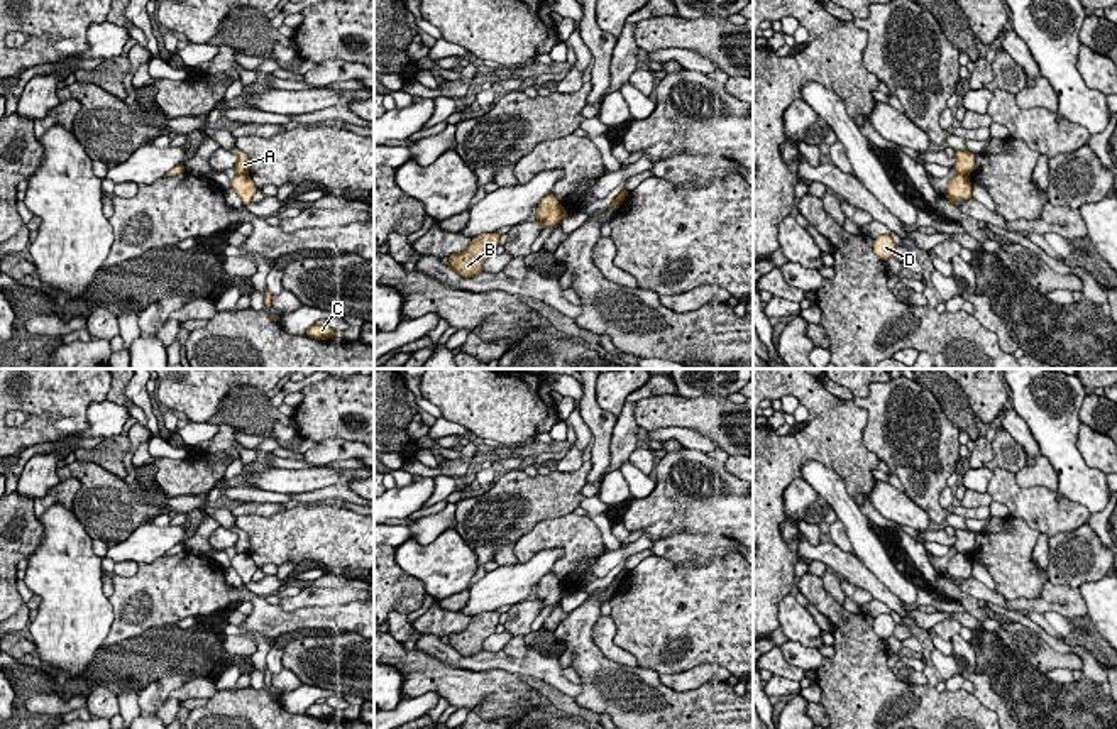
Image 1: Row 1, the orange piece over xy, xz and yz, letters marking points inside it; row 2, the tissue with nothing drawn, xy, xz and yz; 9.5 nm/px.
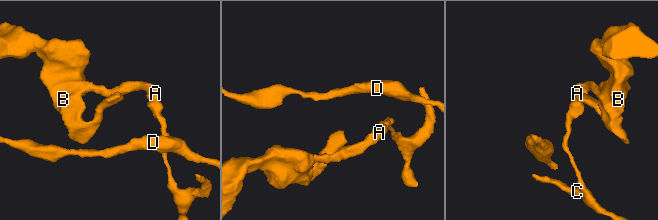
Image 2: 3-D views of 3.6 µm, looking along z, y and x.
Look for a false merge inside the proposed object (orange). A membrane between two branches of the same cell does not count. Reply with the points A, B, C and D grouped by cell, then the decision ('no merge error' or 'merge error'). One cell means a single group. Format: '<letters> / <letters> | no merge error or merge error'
A B / C D | merge error

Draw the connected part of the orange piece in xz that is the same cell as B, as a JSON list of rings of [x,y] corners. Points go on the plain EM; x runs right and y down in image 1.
[[[482,612],[462,633],[448,634],[448,644],[462,656],[474,656],[482,650],[482,643],[496,631],[501,612]]]

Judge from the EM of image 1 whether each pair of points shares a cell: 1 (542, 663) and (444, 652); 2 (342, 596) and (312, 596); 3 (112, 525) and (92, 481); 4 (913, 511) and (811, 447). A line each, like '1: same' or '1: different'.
1: same
2: same
3: same
4: different

